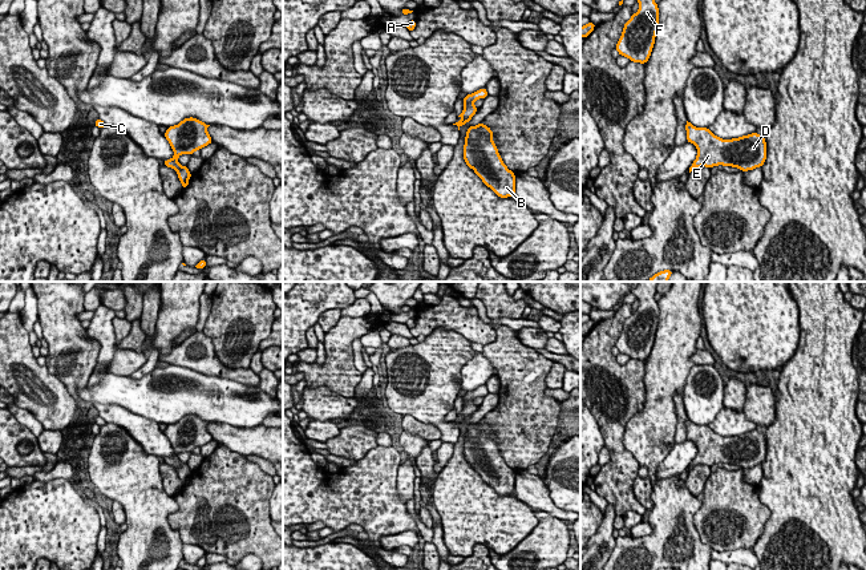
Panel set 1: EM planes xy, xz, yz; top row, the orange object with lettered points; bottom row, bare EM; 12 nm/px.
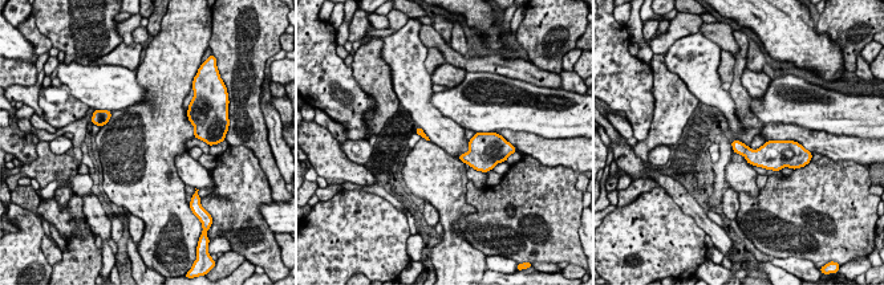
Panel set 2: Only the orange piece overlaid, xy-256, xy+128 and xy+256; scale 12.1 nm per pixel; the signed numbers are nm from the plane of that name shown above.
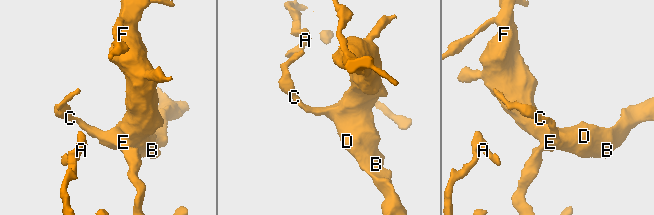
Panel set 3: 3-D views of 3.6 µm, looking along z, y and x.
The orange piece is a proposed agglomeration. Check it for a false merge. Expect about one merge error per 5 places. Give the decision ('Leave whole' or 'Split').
Leave whole

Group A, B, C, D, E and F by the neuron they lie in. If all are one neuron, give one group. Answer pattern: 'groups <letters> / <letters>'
groups A B C D E F

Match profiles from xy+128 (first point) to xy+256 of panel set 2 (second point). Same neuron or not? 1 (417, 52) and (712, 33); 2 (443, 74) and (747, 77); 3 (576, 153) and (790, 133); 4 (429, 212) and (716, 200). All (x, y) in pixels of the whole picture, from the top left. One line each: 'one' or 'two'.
1: two
2: one
3: one
4: two

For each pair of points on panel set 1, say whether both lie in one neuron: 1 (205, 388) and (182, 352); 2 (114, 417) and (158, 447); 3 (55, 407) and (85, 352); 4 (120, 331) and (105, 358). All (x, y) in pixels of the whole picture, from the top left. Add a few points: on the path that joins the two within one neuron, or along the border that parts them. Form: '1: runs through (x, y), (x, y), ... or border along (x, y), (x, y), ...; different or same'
1: border along (170, 364), (223, 378); different
2: runs through (125, 419), (148, 436); same
3: border along (44, 366), (76, 400); different
4: border along (114, 316), (114, 336), (118, 342); different

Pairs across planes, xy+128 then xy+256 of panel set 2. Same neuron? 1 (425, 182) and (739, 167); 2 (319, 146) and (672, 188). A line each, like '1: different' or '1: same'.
1: same
2: same

